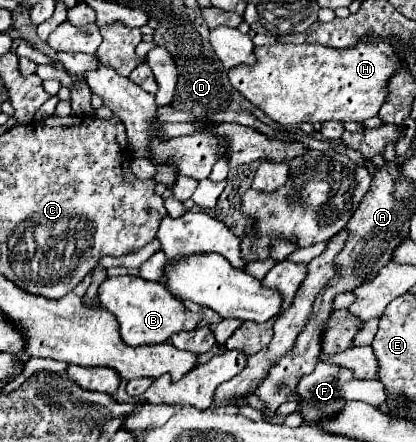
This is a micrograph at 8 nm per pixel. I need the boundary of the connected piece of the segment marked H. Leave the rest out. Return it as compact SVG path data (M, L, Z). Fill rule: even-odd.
M364 38L356 48L336 50L324 48L320 44L274 44L274 46L258 46L256 48L256 64L234 66L228 70L230 84L256 108L260 108L268 118L282 124L284 128L298 126L302 122L326 122L326 120L352 120L364 122L378 114L380 106L386 100L386 86L392 70L396 70L398 58L388 42L382 38Z

